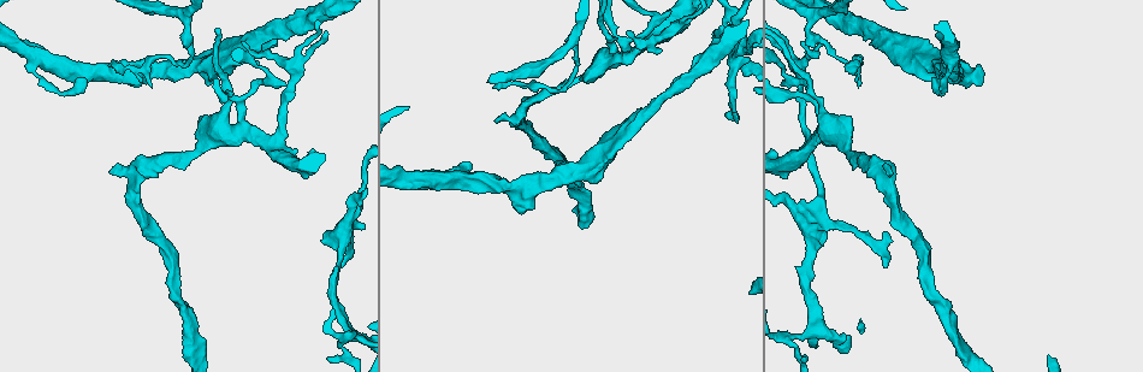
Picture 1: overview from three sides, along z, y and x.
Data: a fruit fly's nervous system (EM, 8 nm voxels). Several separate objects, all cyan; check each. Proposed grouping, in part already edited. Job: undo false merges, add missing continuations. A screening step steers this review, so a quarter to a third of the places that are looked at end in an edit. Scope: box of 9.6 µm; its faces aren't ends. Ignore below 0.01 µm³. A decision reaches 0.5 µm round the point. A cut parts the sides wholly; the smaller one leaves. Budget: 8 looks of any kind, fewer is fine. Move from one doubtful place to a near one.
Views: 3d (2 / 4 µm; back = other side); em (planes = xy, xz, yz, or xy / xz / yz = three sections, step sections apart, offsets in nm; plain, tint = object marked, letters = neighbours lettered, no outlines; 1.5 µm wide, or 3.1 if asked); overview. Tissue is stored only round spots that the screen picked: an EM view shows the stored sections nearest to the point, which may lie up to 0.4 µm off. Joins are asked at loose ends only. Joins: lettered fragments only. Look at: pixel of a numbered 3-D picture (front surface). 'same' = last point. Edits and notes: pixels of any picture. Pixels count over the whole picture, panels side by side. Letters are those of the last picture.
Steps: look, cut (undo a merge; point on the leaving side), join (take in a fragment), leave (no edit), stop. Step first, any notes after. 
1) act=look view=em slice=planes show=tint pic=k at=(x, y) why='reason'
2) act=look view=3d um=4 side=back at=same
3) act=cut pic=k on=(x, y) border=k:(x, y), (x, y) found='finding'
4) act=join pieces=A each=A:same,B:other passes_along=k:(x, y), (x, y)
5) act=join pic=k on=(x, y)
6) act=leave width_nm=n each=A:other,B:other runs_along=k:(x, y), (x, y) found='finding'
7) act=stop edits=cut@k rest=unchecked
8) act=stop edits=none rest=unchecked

act=look view=em slice=planes show=plain pic=1 at=(736, 117) why='free end'

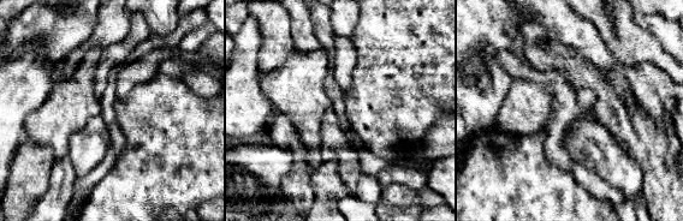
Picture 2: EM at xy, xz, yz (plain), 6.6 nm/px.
act=look view=em slice=planes show=tint at=same

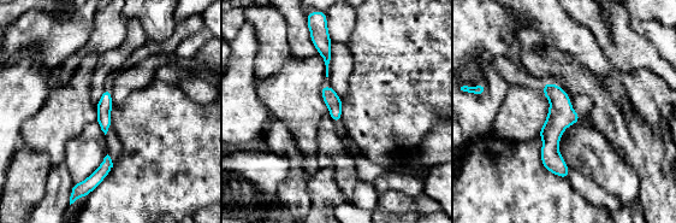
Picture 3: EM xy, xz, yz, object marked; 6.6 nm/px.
act=look view=em slice=planes show=letters at=same why='see the neighbours'

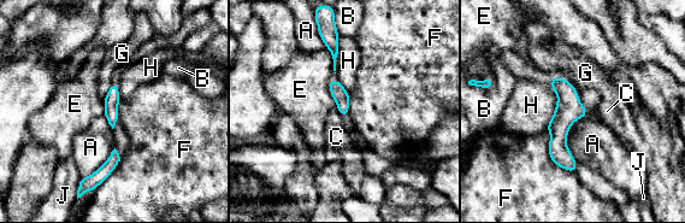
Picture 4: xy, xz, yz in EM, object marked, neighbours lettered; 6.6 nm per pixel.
act=leave each=A:other,B:other,C:other,E:other,F:other,G:other,H:other,J:other runs_along=4:(554, 80), (573, 169) found='none of them fits'

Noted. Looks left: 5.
act=look view=3d um=4 side=back pic=1 at=(314, 46)

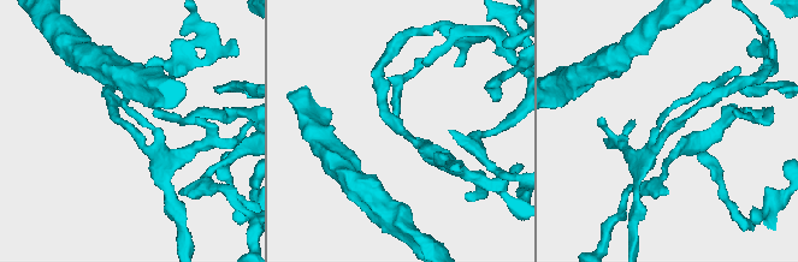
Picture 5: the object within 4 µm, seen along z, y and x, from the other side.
act=look view=em slice=xy step=4 show=tint pic=5 at=(133, 128) why='now the EM'

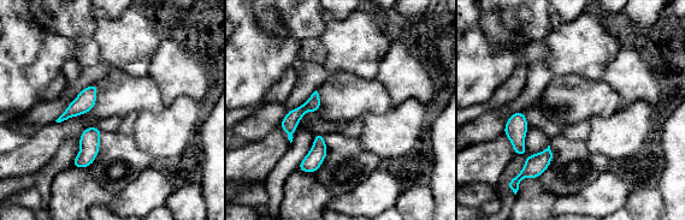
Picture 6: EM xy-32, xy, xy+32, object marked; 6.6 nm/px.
act=look view=em slice=yz step=4 show=letters at=same

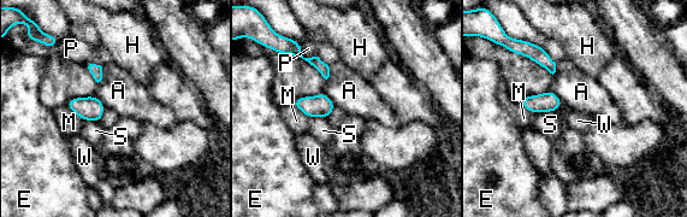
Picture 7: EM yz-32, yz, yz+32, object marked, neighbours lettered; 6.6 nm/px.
act=leave each=A:other,E:other,H:other,M:other,P:other,S:other,W:other border=7:(65, 104), (82, 121) found='all the same cell'

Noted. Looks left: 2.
act=look view=em slice=xy step=4 show=tint pic=1 at=(139, 70) why='sharp bend'

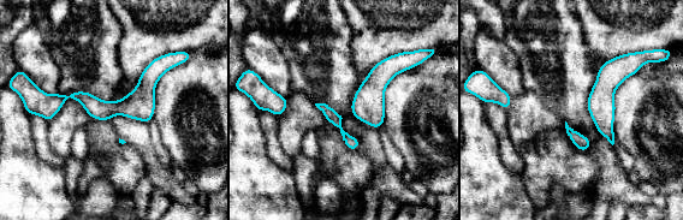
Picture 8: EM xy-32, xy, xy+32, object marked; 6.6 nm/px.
act=look view=em slice=planes show=letters at=same why='cut it another way'

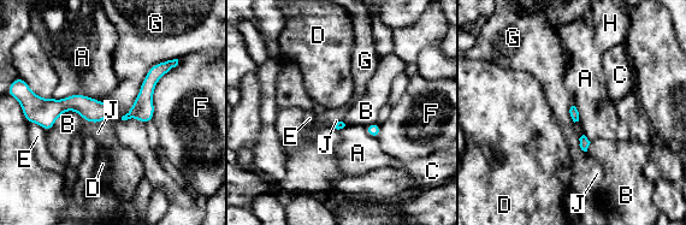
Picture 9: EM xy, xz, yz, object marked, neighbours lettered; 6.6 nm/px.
act=leave width_nm=60 each=A:other,B:other,C:other,D:other,E:other,F:other,G:other,H:other,J:other border=9:(173, 59), (149, 69), (120, 118) found='all the same cell'

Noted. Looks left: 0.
act=stop edits=none rest=unchecked

